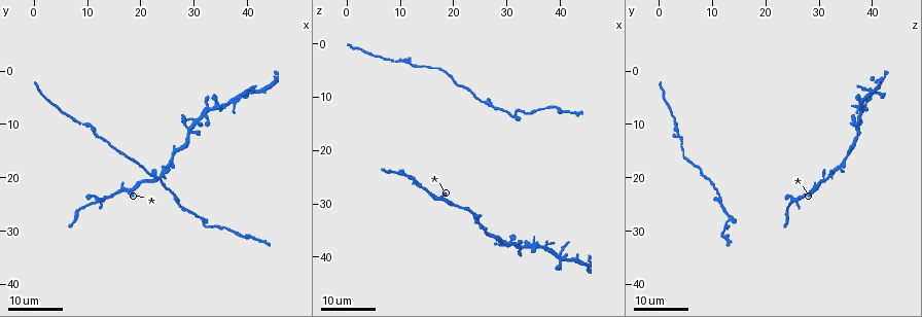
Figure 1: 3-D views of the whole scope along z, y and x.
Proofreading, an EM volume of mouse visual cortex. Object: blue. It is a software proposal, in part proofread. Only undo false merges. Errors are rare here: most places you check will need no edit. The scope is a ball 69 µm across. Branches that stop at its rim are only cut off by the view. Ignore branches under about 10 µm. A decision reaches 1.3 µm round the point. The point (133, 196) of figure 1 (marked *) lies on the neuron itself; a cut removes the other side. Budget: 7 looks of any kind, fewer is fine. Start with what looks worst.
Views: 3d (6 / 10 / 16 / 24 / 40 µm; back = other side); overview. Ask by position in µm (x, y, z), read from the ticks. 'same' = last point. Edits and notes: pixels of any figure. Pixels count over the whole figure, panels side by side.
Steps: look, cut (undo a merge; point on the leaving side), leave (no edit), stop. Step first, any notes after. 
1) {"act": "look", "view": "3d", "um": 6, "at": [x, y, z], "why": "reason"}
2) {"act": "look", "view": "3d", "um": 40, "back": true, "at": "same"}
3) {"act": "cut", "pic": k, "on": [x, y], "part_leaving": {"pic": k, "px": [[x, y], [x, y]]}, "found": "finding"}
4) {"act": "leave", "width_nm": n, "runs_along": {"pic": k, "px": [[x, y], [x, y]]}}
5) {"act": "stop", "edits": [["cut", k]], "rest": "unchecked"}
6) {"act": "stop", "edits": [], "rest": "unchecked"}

{"act": "look", "view": "3d", "um": 16, "at": [26.0, 23.0, 11.5], "why": "two arms in line, one across"}

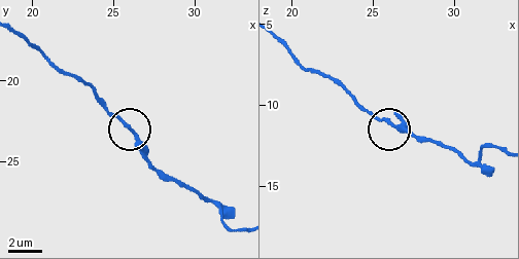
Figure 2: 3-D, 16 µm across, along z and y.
{"act": "look", "view": "3d", "um": 6, "at": [26.4, 23.5, 11.4]}

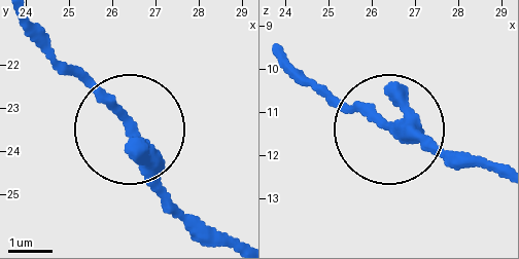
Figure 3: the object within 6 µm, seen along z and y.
{"act": "leave", "arms": 3, "found": "all the same neuron"}

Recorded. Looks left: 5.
{"act": "look", "view": "3d", "um": 24, "at": [32.0, 28.0, 13.0], "why": "three arms meet"}

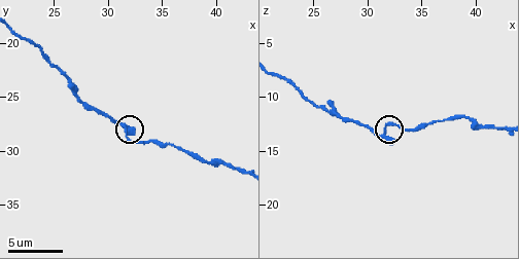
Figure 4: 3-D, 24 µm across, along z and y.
{"act": "look", "view": "3d", "um": 10, "at": [31.8, 28.0, 13.2]}

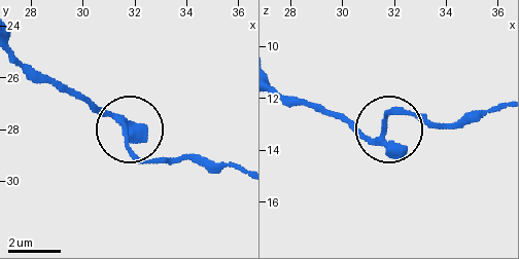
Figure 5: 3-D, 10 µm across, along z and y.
{"act": "leave", "width_nm": 170, "found": "continuous, no second neuron"}

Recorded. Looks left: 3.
{"act": "look", "view": "3d", "um": 24, "at": [11.5, 12.0, 3.5], "why": "thick turns thin"}

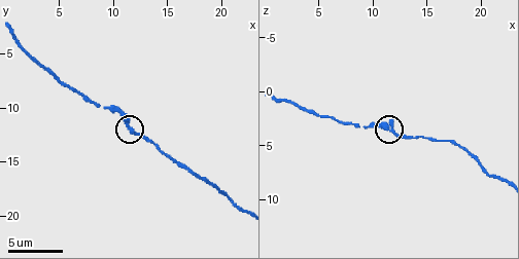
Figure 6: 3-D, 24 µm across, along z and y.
{"act": "look", "view": "3d", "um": 10, "at": "same", "why": "zoom in"}

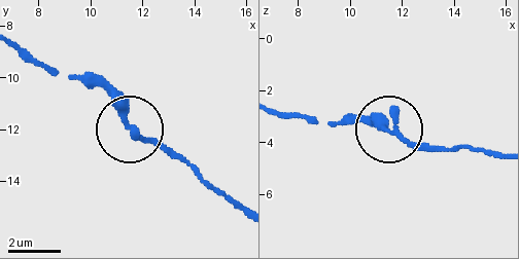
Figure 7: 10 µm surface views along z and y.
{"act": "leave", "runs_along": {"pic": 7, "px": [[498, 154], [419, 148], [386, 127], [348, 121]]}, "found": "continuous, no second neuron"}

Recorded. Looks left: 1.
{"act": "stop", "edits": [], "rest": "unchecked"}

